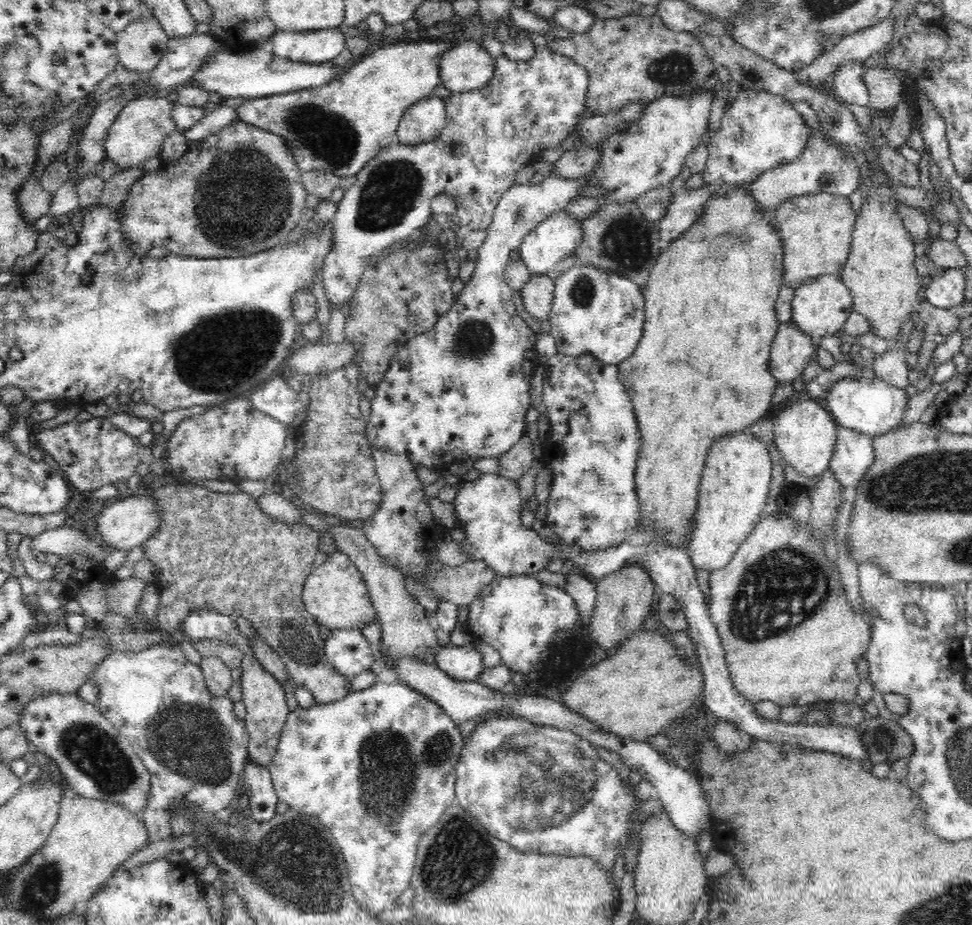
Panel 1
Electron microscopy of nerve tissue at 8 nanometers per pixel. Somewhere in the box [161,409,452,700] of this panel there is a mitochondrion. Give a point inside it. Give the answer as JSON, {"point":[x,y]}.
{"point":[294,639]}

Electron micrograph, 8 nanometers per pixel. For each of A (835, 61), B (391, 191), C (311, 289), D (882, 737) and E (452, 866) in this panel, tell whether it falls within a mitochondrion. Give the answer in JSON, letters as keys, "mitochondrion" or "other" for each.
{"A":"other","B":"mitochondrion","C":"other","D":"mitochondrion","E":"mitochondrion"}

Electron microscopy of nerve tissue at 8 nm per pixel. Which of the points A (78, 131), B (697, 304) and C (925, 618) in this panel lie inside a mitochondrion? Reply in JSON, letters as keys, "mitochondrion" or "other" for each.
{"A":"other","B":"other","C":"other"}

